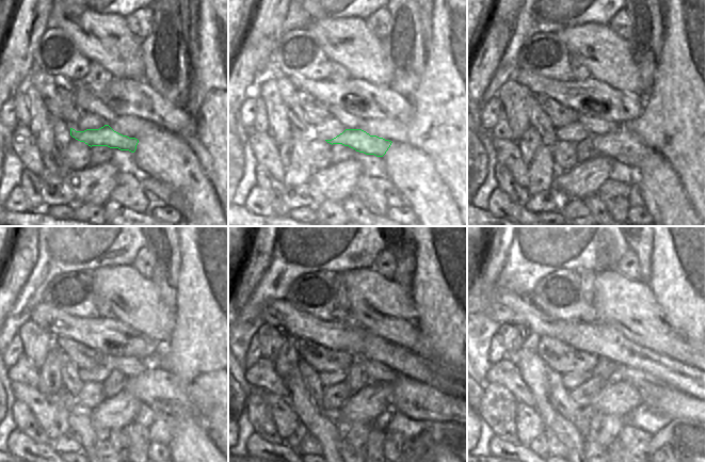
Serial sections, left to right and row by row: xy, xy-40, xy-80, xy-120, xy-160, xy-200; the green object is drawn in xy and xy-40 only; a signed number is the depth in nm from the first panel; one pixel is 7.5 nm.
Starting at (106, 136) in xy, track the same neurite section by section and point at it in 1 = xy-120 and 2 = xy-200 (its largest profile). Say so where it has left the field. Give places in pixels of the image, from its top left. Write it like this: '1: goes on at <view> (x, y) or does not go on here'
1: goes on at xy-120 (159, 388)
2: goes on at xy-200 (656, 395)

